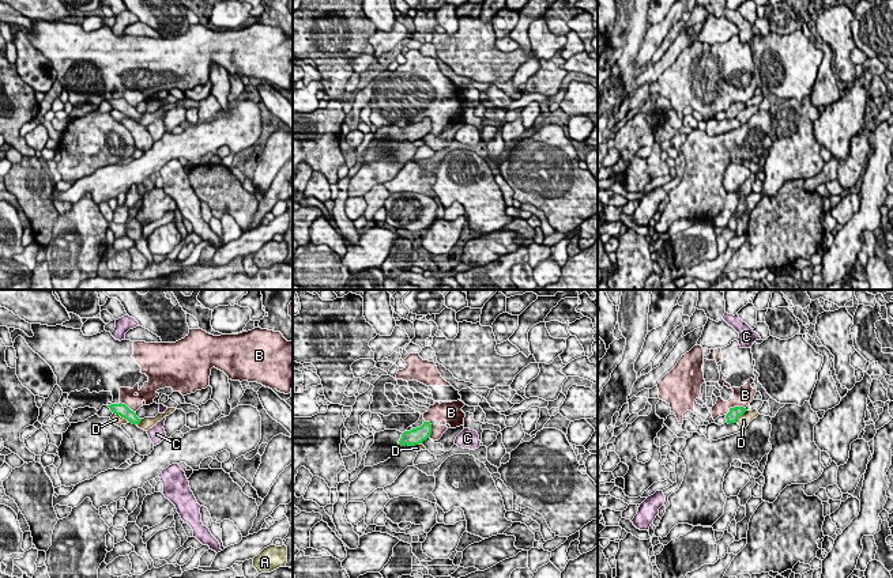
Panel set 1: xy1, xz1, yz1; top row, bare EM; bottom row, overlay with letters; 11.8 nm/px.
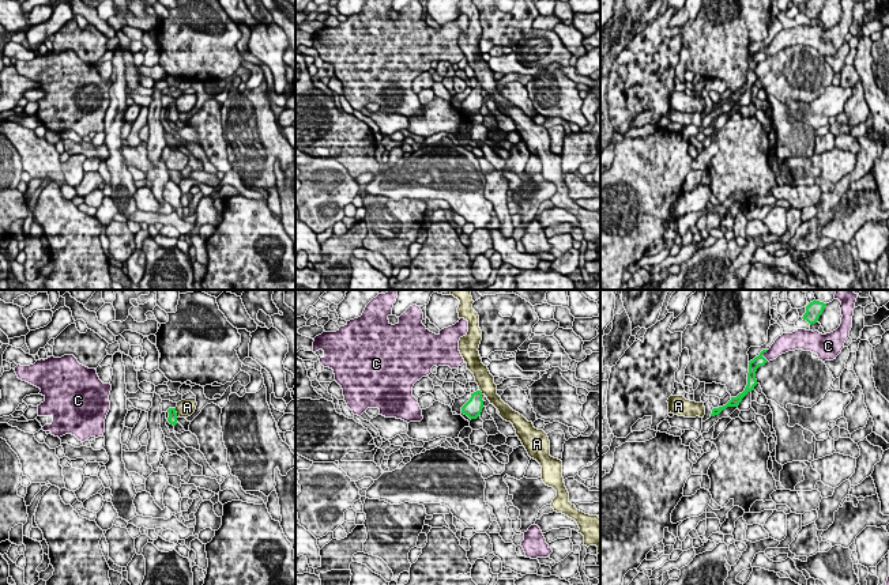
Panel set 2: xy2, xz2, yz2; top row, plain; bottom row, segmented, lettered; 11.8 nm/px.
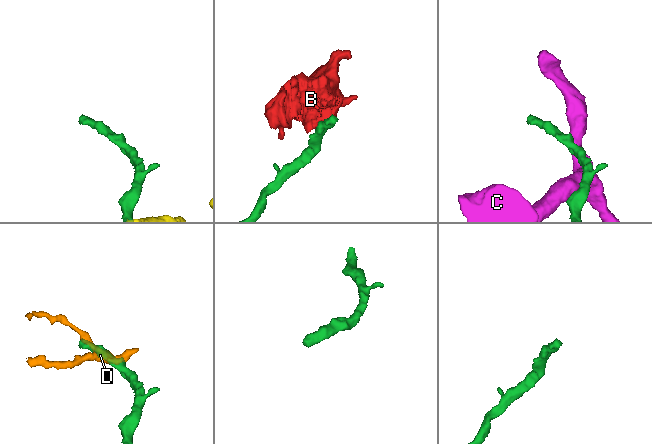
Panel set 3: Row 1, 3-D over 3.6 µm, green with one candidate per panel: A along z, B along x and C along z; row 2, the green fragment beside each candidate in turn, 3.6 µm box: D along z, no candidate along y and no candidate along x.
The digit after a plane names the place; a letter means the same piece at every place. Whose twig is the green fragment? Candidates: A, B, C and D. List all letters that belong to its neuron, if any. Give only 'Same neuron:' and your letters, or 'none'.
Same neuron: none

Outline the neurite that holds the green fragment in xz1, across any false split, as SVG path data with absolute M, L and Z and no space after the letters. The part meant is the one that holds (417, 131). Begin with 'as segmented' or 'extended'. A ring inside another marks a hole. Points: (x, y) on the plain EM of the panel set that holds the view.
extended; M423 117L421 122L400 128L397 125L384 125L374 129L374 139L366 148L365 162L373 162L397 150L400 141L415 141L426 136L432 129L430 117Z

